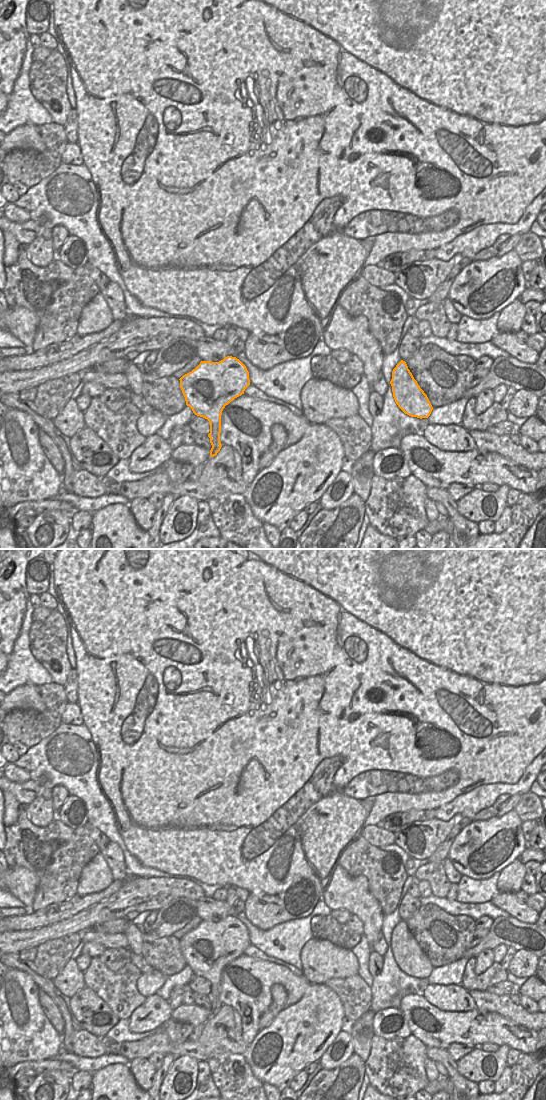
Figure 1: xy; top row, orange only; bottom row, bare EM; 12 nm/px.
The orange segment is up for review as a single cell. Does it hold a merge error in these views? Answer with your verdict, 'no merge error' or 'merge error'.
no merge error

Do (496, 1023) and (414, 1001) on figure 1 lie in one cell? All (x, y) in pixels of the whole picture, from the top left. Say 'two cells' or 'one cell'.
one cell

